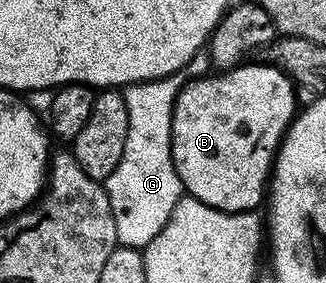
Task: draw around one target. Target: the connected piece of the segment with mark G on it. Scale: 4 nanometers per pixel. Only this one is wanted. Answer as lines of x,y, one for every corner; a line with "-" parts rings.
181,74
164,76
162,80
144,80
142,84
131,84
124,89
125,105
129,129
127,142
123,150
123,158
119,166
104,180
105,193
111,202
111,214
115,214
115,234
117,243
122,248
143,250
167,226
171,218
171,210
181,201
183,189
177,167
173,164
173,103
185,87
187,80

